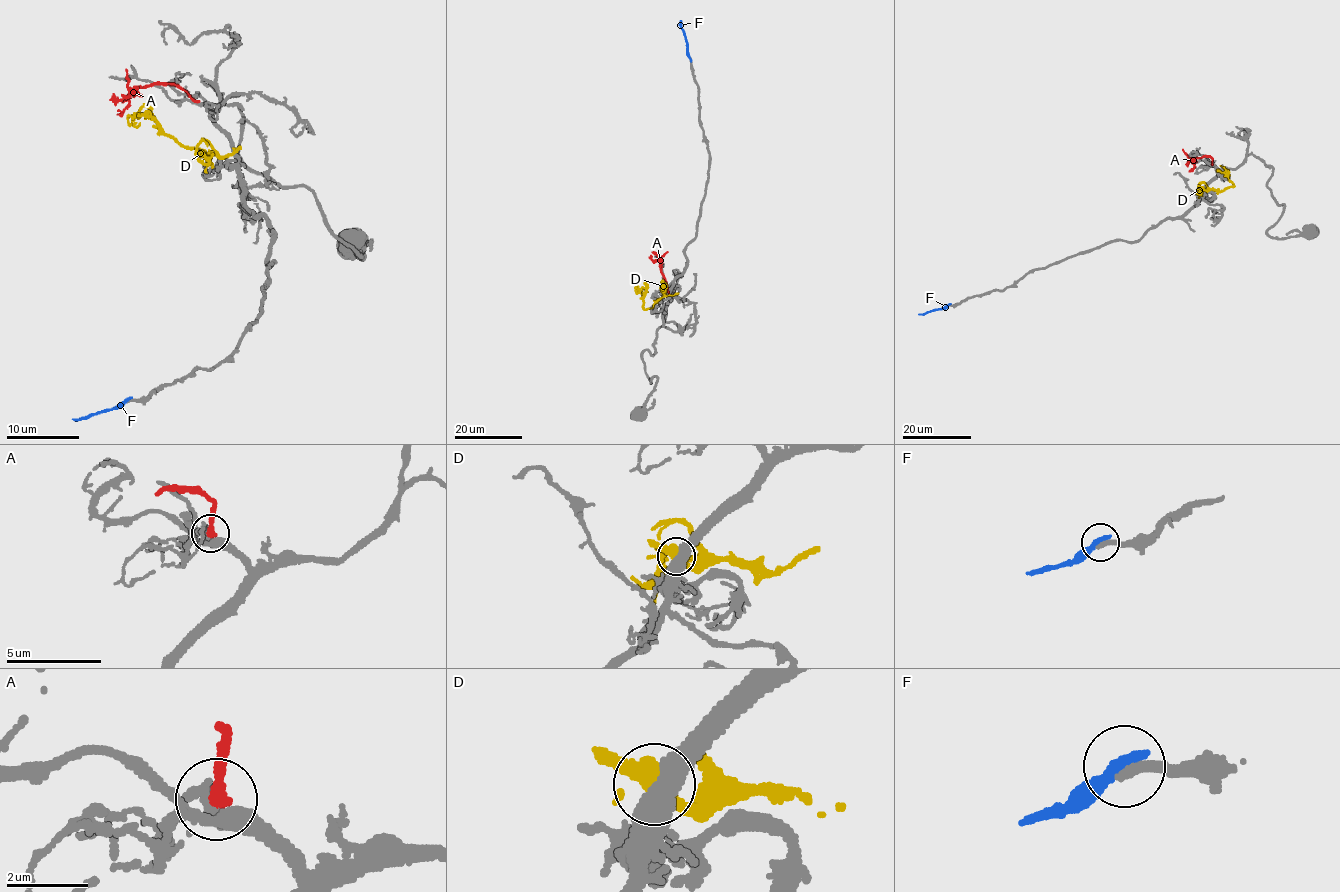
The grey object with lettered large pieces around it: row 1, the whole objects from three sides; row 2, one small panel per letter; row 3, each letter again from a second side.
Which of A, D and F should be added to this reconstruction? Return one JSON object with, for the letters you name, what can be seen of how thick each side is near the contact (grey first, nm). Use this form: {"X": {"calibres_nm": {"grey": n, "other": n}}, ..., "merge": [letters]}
{"merge": []}

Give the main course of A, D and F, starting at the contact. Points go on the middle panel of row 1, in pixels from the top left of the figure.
A: (669, 293), (660, 258), (652, 252)
D: (671, 295), (663, 295), (652, 307), (644, 309), (641, 293), (636, 290), (637, 294)
F: (690, 58), (680, 20)

